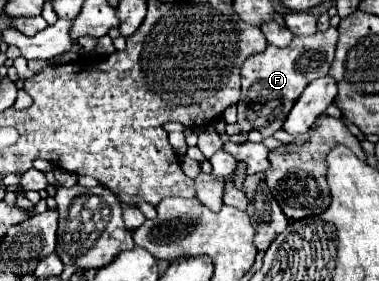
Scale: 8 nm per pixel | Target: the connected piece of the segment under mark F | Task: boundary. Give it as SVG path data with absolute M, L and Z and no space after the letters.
M329 26L325 32L315 32L311 36L295 36L293 42L287 48L277 48L277 46L267 46L265 52L261 54L253 54L245 60L243 68L241 68L241 80L243 80L243 90L241 90L241 98L237 102L237 124L241 126L241 134L247 134L251 130L259 130L265 138L271 136L275 130L281 128L283 120L287 118L289 110L293 108L293 104L297 102L297 98L301 96L303 88L317 78L327 76L329 66L333 62L333 52L335 52L335 44L337 44L337 28Z

